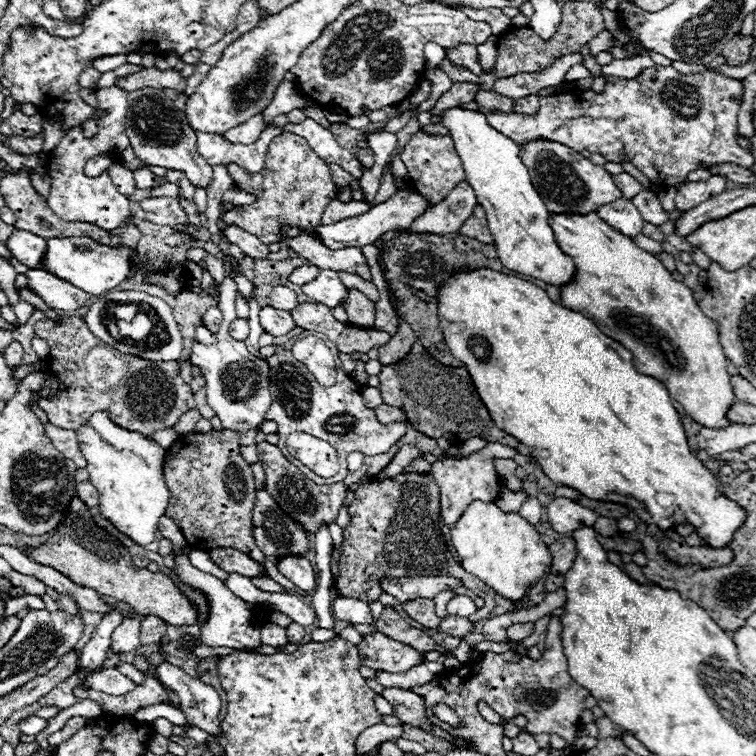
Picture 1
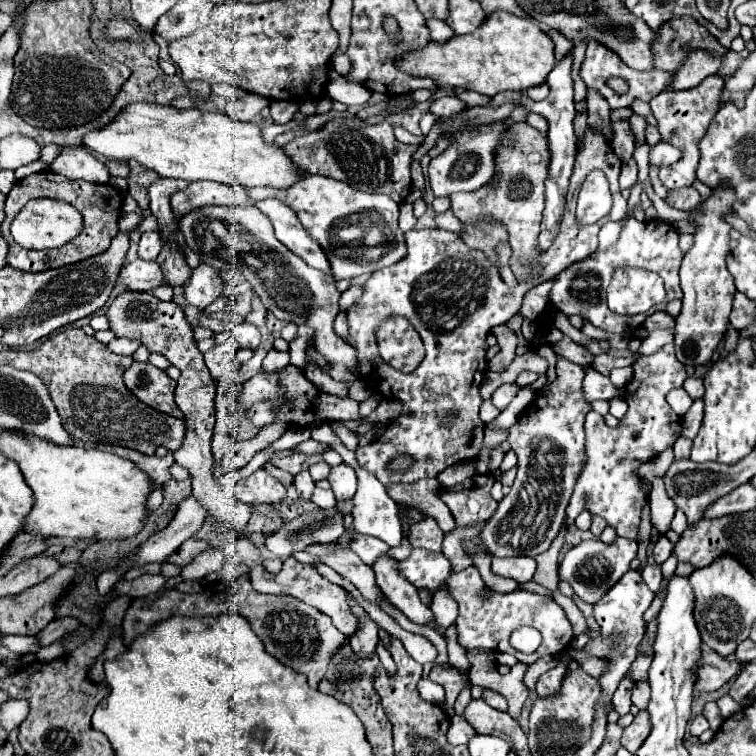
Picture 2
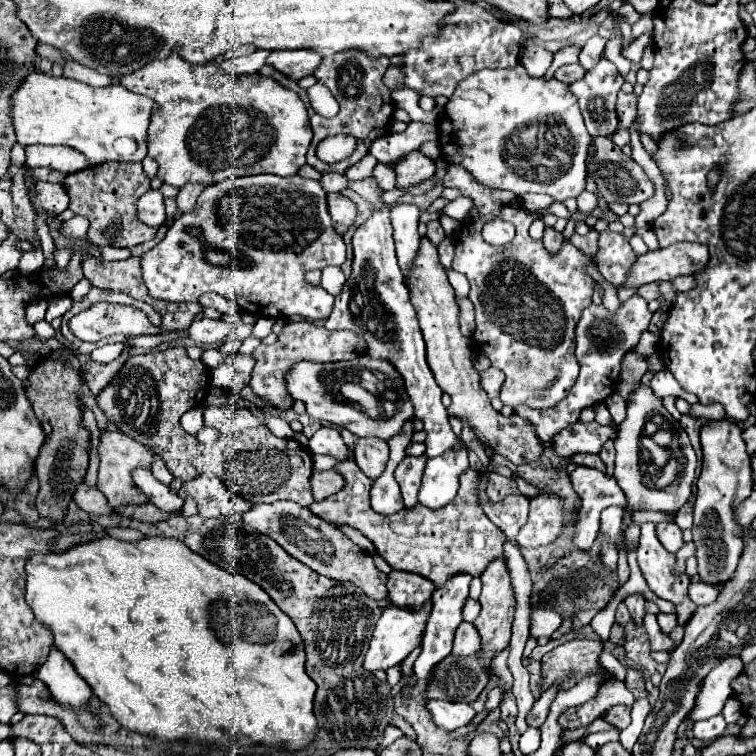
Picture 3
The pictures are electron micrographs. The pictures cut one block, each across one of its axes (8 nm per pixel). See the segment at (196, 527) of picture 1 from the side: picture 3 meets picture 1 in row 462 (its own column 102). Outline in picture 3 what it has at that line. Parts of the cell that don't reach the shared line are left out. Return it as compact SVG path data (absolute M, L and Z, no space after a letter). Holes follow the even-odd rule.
M106 162L90 166L86 170L68 174L62 186L70 198L68 208L90 220L88 240L94 246L116 246L132 248L156 236L156 228L150 228L136 218L136 200L150 190L150 178L144 174L140 162Z

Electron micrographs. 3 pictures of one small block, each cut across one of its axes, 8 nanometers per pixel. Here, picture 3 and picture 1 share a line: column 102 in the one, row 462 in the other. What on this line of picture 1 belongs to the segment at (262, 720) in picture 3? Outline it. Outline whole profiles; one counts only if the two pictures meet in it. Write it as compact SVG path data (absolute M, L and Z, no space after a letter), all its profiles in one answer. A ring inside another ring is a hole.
M480 268L474 272L458 272L452 278L448 278L440 290L438 290L438 308L440 308L440 326L442 326L442 334L446 338L446 344L452 352L454 358L458 358L460 362L466 364L468 374L472 376L472 382L478 388L480 400L484 400L484 406L488 408L494 424L498 428L502 428L506 434L518 438L522 444L526 444L532 452L532 456L536 458L536 462L540 464L540 468L544 470L544 474L556 482L556 484L564 484L568 488L578 490L580 494L584 494L586 498L592 500L604 500L604 502L616 502L616 504L628 504L628 510L634 512L636 516L642 518L642 522L646 524L656 524L662 532L676 528L678 524L692 524L696 534L708 544L708 548L728 548L728 544L732 542L734 532L744 524L746 520L746 512L740 504L736 504L734 500L730 500L728 496L722 494L722 484L718 480L716 474L712 474L692 452L688 446L688 436L684 432L684 426L680 422L680 416L676 412L676 408L672 406L672 398L666 390L666 386L662 382L658 382L652 376L644 376L638 374L634 370L634 362L632 362L632 352L628 348L624 348L620 342L612 340L610 336L602 334L600 328L588 320L586 316L582 316L580 312L562 308L560 304L552 302L550 296L520 278L514 276L506 276L488 268ZM660 496L668 496L668 504L662 502L660 504Z

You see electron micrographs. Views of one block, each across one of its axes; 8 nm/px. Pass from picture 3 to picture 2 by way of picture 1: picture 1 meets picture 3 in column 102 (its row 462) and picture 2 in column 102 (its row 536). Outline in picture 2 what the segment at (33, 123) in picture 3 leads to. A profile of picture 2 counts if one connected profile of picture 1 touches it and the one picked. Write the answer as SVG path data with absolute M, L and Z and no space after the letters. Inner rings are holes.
M130 104L118 120L84 136L84 144L108 160L136 160L162 178L212 180L230 186L290 188L302 180L300 166L276 142L266 142L258 124L240 122L224 112L178 110L160 104Z

